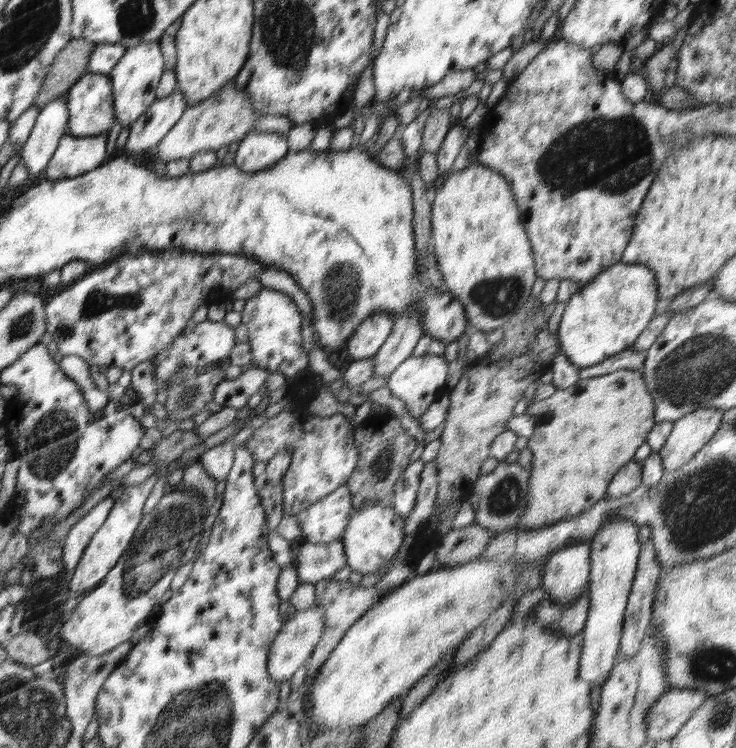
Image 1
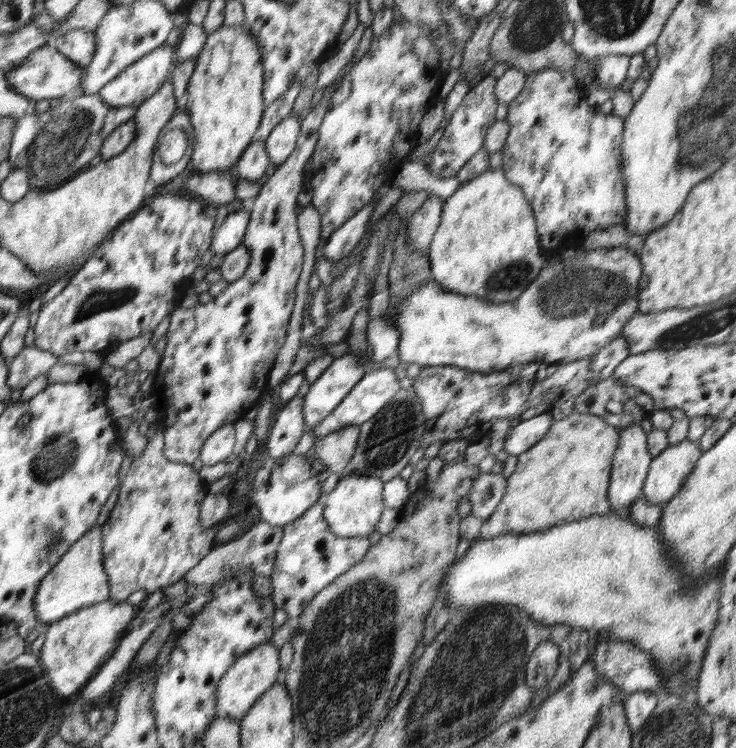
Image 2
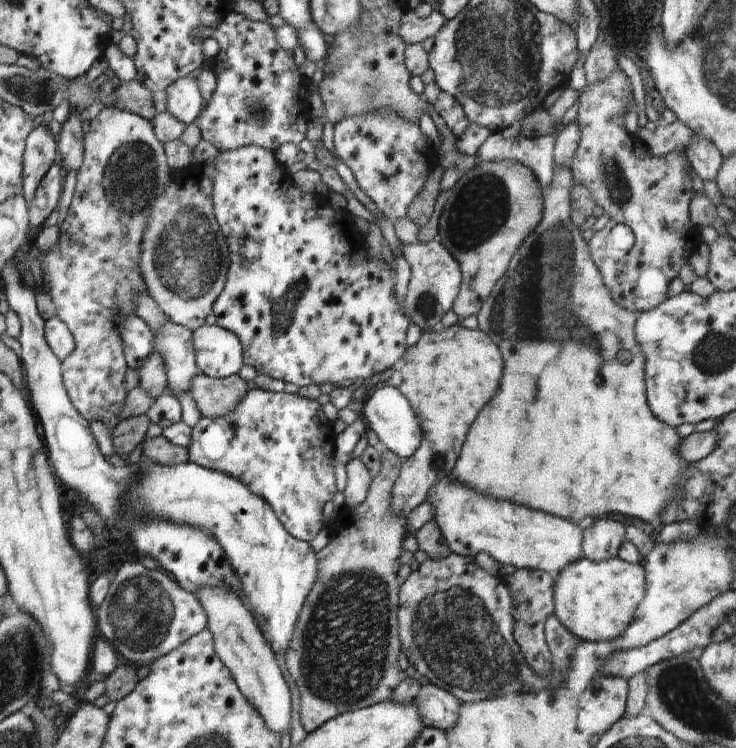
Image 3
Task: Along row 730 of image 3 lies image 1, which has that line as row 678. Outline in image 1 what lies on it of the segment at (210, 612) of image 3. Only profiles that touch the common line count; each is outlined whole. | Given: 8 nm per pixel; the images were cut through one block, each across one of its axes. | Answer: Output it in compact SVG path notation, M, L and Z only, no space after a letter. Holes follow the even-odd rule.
M318 604L308 610L296 612L292 619L283 623L270 647L267 660L268 674L279 684L284 680L291 679L294 672L306 663L306 659L319 643L324 629L325 612Z

